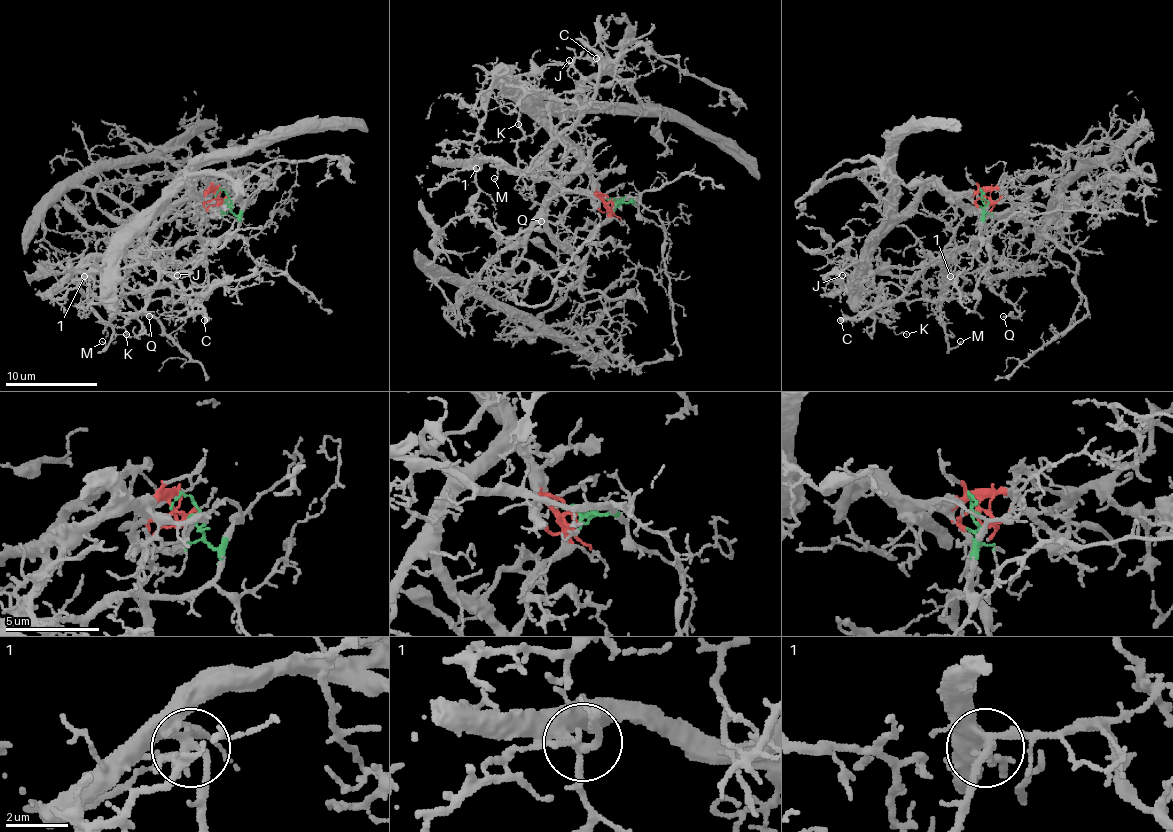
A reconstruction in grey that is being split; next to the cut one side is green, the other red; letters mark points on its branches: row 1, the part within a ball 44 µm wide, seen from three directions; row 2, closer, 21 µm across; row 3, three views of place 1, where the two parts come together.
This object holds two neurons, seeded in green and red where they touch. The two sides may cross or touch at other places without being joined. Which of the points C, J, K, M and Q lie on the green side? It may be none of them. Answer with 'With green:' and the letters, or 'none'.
With green: C, J, K, M, Q

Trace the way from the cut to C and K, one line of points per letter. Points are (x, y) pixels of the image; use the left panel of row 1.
C: (225, 199), (237, 218), (230, 234), (184, 238), (138, 254), (157, 261), (205, 321)
K: (225, 199), (237, 218), (230, 234), (184, 238), (138, 254), (159, 268), (157, 287), (124, 328), (127, 335)

